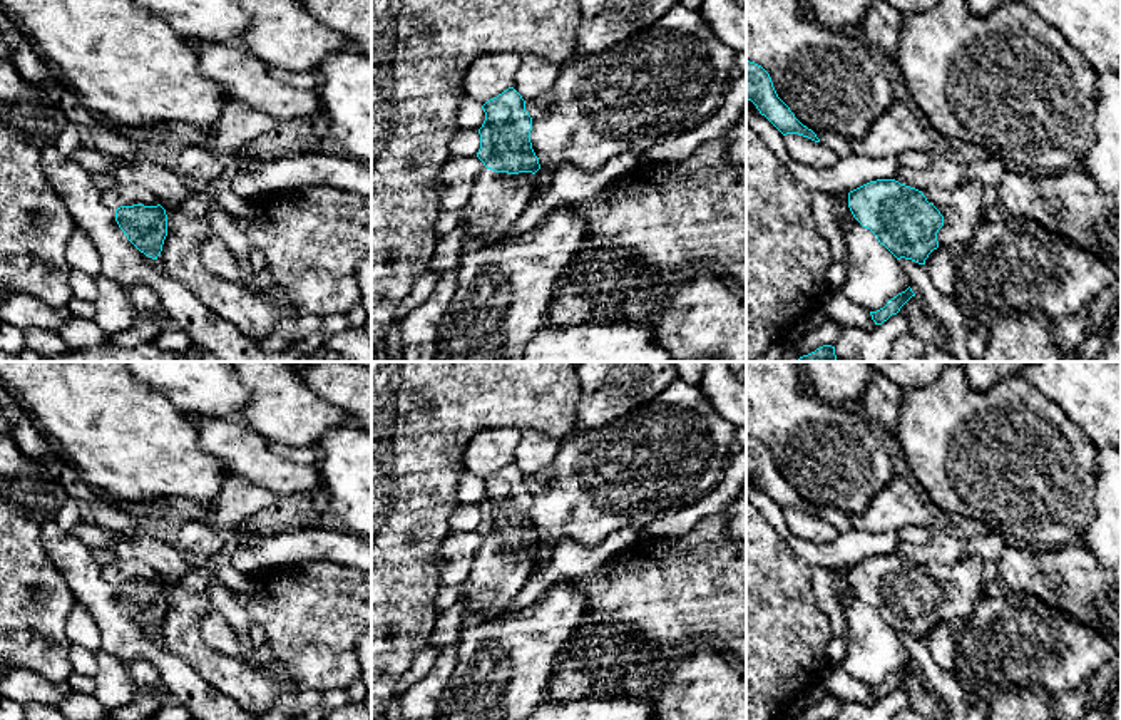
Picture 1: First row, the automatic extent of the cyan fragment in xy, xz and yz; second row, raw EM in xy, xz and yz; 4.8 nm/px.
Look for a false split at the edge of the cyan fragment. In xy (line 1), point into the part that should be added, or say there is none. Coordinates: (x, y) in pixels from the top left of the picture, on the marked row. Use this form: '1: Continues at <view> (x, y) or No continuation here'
1: Continues at xy (121, 195)

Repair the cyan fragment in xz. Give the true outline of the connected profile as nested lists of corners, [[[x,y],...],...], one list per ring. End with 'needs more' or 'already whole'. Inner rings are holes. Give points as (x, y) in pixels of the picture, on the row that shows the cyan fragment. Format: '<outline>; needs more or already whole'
[[[509,87],[482,105],[485,121],[479,129],[480,149],[477,157],[487,167],[475,181],[472,196],[463,208],[463,239],[473,239],[480,246],[502,243],[514,223],[534,198],[534,174],[540,169],[530,142],[532,117],[525,111],[525,100]]]; needs more

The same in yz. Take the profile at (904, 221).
[[[877,179],[850,191],[848,208],[853,218],[870,229],[897,260],[925,265],[929,255],[939,246],[965,246],[975,228],[994,214],[982,206],[984,191],[985,186],[979,179],[952,189],[929,188],[924,193],[895,179]]]; needs more

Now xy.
[[[115,184],[102,193],[102,201],[115,211],[115,221],[127,239],[157,260],[167,236],[167,214],[159,199],[144,188]]]; needs more

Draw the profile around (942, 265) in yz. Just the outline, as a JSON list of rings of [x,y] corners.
[[[940,246],[934,249],[925,260],[925,271],[935,286],[935,290],[955,300],[959,275],[960,253],[959,248]]]

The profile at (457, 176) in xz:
[[[450,156],[437,179],[440,211],[462,211],[472,196],[477,177],[485,169],[477,156]]]

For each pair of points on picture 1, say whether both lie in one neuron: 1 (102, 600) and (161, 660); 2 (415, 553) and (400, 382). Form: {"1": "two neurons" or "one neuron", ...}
{"1": "one neuron", "2": "one neuron"}

